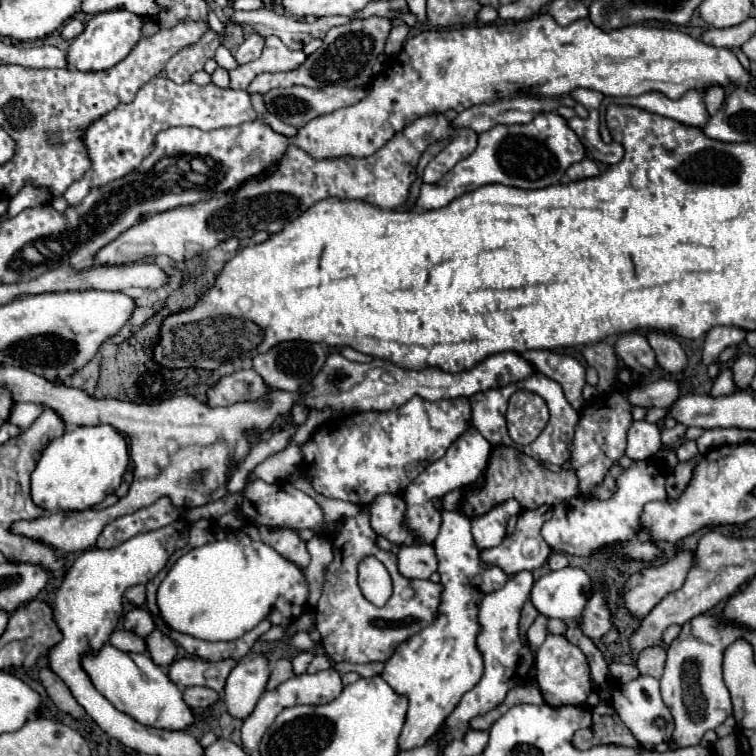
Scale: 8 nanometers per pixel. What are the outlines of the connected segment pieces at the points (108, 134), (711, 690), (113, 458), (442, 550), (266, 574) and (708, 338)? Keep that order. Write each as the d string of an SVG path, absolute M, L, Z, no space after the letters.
M155 77L139 89L135 101L117 105L113 111L109 111L107 115L103 115L101 119L97 119L93 125L87 127L85 145L93 165L83 179L73 183L65 191L63 197L71 207L77 207L77 203L81 203L81 199L85 199L85 195L91 189L103 187L105 183L129 175L129 171L137 169L141 161L149 155L149 151L153 151L155 137L163 129L185 125L185 127L199 127L203 131L211 131L219 127L241 125L257 117L259 115L253 111L247 91L221 89L213 83L199 87L191 81L177 85L171 79Z
M699 615L695 619L691 619L689 623L683 625L683 631L679 633L679 637L669 645L667 649L667 665L665 665L665 673L661 677L661 695L665 705L671 709L673 719L675 719L675 731L673 731L673 739L659 743L657 747L653 747L653 751L667 751L671 745L675 747L691 747L691 745L699 745L701 737L709 731L719 727L729 715L733 715L733 705L731 705L731 697L729 691L723 683L723 675L721 675L721 663L723 663L723 651L735 643L739 639L739 629L733 625L727 625L723 621L717 619L717 615Z
M109 425L77 427L65 435L53 439L35 471L31 473L31 497L43 511L83 511L101 503L111 495L123 479L129 463L129 451L125 439Z
M441 511L441 527L433 541L441 575L441 605L437 617L429 627L421 629L397 645L395 653L385 661L381 677L397 691L409 697L407 721L399 739L401 749L413 749L423 745L445 721L445 717L457 707L461 697L473 689L483 675L483 657L477 649L477 635L481 623L477 619L481 597L489 591L501 589L509 575L499 567L481 563L479 549L473 543L469 519L457 511Z
M229 531L225 539L195 547L175 561L157 589L157 607L165 625L179 633L205 641L233 641L251 631L263 619L271 621L271 625L289 625L305 611L307 595L309 589L299 567L281 557L273 547L243 535L243 531Z
M713 327L713 331L705 335L703 363L709 365L721 355L723 349L731 345L739 345L743 339L745 339L745 331L741 331L739 327Z

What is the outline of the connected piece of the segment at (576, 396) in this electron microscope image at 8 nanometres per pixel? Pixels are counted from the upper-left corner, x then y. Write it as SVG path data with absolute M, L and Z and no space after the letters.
M523 351L521 357L529 359L535 371L549 375L549 379L561 383L565 399L569 399L569 405L575 411L581 411L585 403L581 397L581 391L585 387L585 367L575 357L559 355L553 351Z

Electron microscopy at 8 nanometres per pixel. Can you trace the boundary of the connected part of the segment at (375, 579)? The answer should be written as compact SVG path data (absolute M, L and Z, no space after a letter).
M365 557L357 569L359 589L375 607L383 607L391 595L391 577L385 565L373 557Z

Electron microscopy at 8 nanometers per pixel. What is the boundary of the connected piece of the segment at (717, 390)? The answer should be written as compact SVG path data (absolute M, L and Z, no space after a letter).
M723 369L719 373L719 377L715 379L713 383L713 389L711 389L711 395L719 397L719 395L729 395L729 393L735 393L737 391L737 385L733 383L733 373L729 369Z

